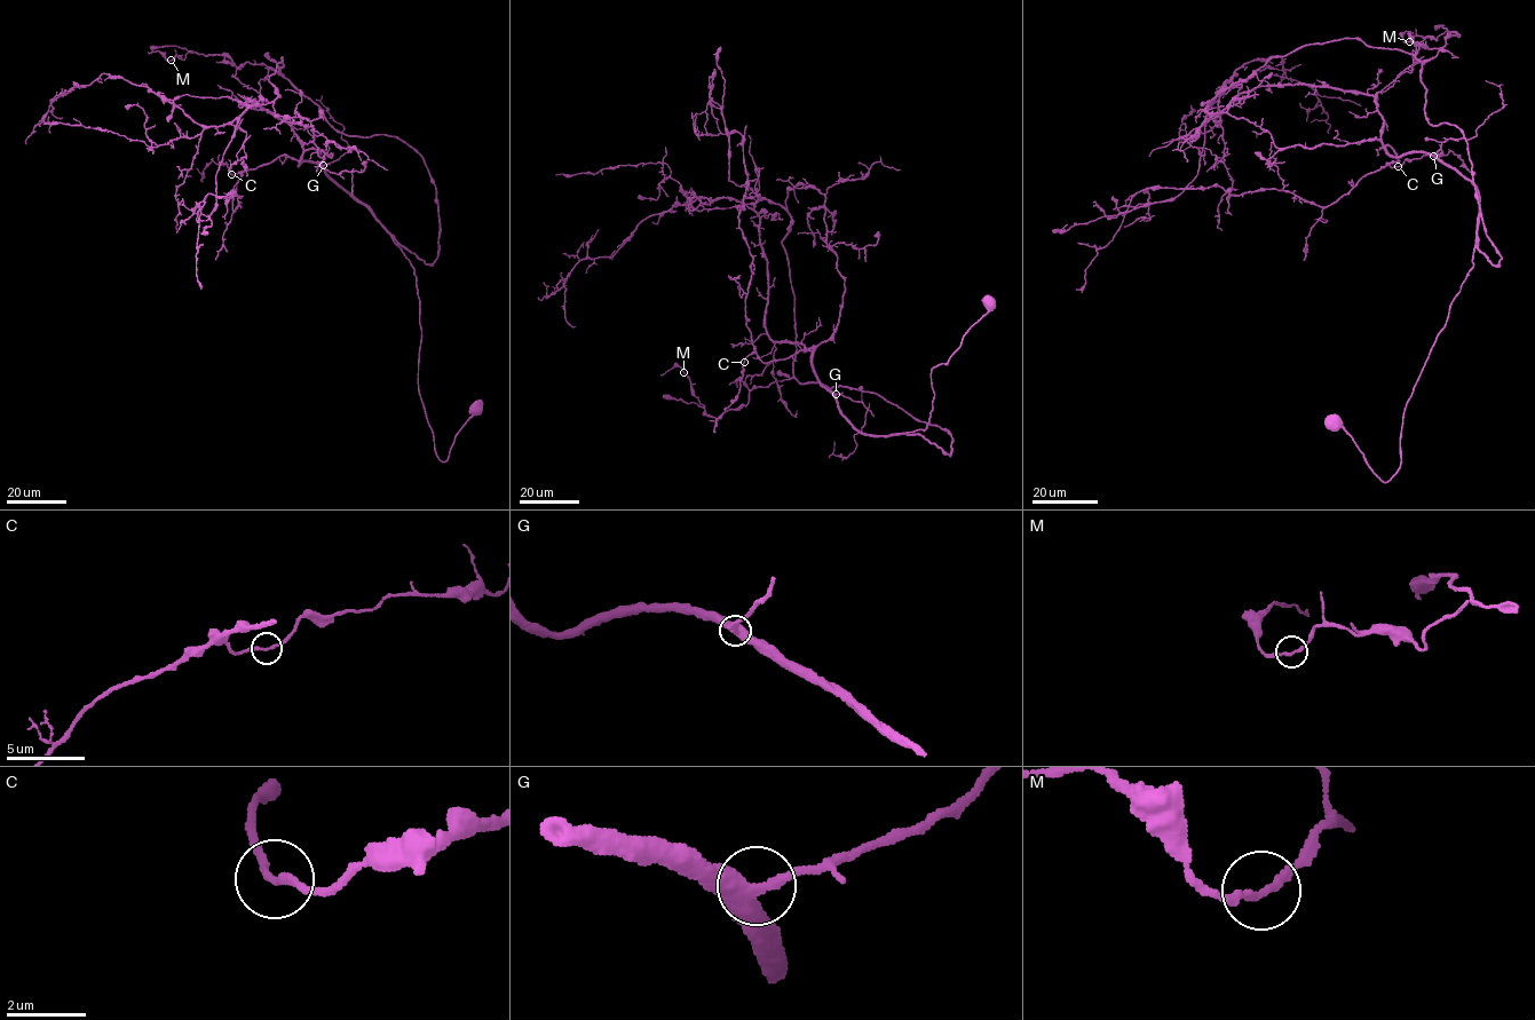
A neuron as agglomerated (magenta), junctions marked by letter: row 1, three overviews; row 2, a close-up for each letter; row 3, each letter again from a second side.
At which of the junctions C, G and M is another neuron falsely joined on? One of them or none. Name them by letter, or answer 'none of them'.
none of them

